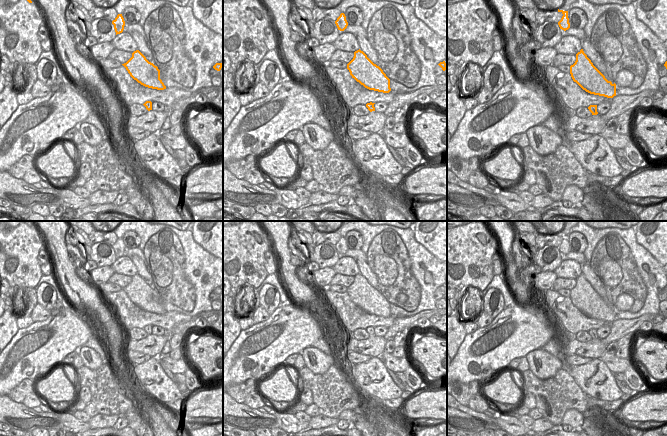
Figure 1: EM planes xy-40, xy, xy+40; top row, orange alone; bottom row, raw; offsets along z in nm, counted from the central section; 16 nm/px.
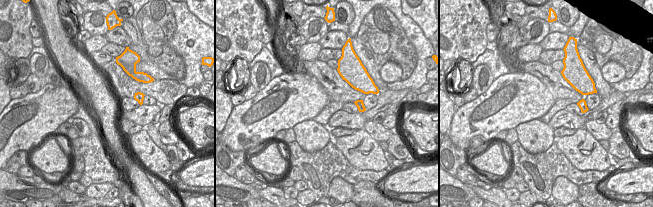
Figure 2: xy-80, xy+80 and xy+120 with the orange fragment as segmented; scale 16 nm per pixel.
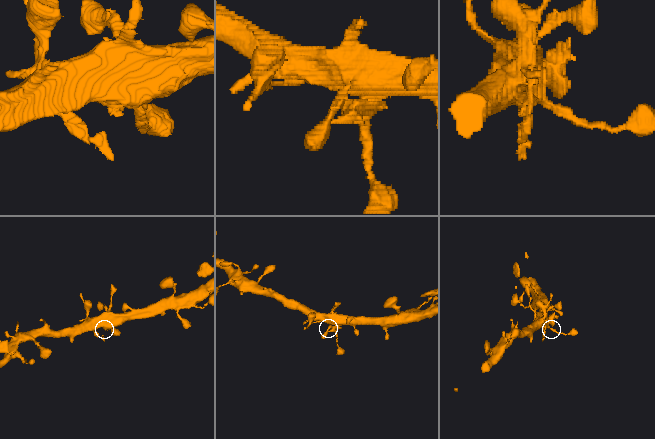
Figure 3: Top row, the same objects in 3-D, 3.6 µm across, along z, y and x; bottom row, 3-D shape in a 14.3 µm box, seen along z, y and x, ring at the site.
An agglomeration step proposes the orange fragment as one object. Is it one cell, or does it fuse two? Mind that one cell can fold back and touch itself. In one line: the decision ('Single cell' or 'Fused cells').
Single cell

